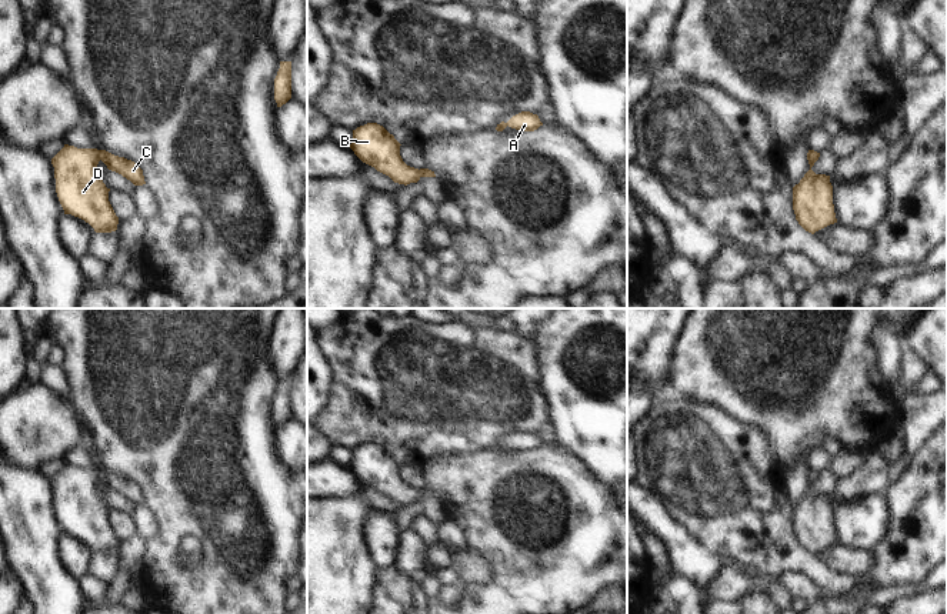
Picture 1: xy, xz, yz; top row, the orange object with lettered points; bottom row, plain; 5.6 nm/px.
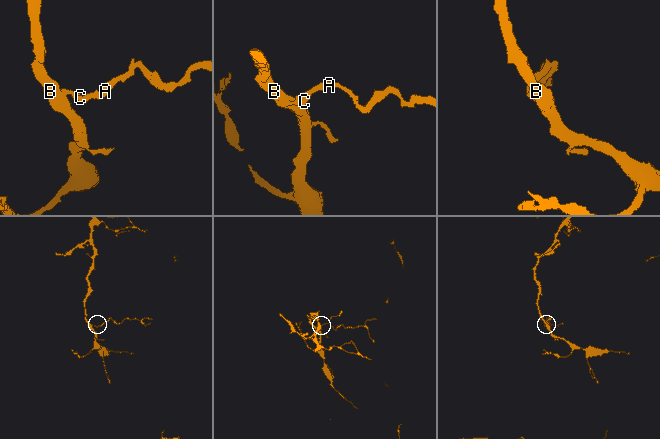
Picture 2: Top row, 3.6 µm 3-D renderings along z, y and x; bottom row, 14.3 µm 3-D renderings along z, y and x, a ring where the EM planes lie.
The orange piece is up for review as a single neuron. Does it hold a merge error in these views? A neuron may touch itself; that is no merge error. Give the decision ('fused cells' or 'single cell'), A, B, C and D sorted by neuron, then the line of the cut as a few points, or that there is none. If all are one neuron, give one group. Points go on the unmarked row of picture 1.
single cell; A B C D; no cut

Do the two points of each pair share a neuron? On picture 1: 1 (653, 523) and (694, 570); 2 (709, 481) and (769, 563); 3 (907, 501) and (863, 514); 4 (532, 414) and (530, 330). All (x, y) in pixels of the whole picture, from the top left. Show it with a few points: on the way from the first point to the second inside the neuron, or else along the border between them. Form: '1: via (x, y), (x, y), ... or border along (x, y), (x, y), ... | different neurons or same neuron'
1: via (666, 533), (689, 557) | same neuron
2: via (729, 501), (767, 543) | same neuron
3: border along (884, 496), (889, 511), (889, 529), (880, 540) | different neurons
4: border along (499, 327), (507, 331), (517, 331), (537, 346) | different neurons

